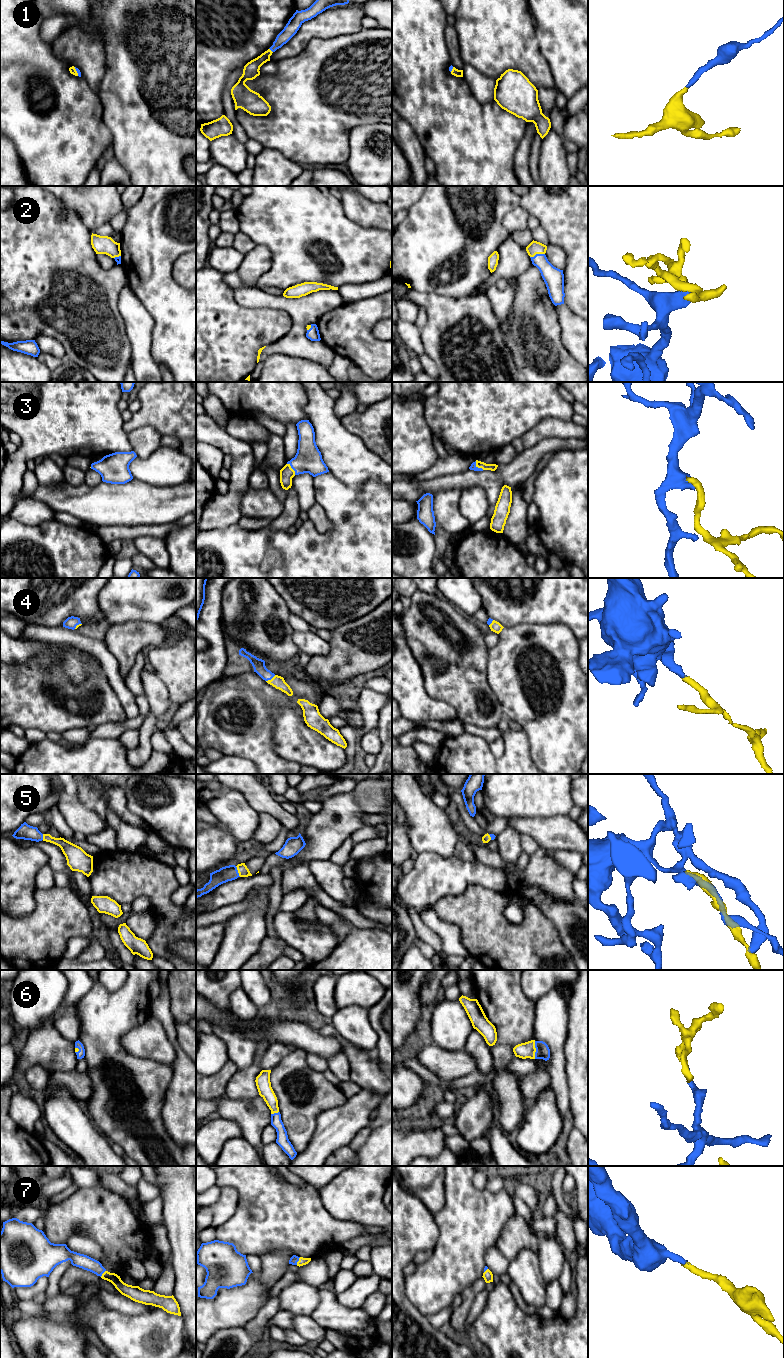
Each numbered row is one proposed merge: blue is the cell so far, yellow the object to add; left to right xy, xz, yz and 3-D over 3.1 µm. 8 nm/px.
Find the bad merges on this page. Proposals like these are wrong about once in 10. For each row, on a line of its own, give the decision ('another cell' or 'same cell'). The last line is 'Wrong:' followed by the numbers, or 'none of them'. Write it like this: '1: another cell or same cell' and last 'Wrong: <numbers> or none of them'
1: same cell
2: same cell
3: same cell
4: same cell
5: same cell
6: same cell
7: same cell
Wrong: none of them

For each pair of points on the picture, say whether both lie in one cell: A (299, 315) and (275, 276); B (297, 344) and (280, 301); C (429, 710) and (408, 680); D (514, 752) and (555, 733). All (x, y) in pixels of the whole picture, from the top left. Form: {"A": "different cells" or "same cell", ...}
{"A": "different cells", "B": "same cell", "C": "same cell", "D": "different cells"}

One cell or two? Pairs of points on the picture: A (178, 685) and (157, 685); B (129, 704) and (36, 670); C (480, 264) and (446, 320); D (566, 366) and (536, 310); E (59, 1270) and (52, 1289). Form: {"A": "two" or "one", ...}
{"A": "two", "B": "two", "C": "two", "D": "one", "E": "one"}

